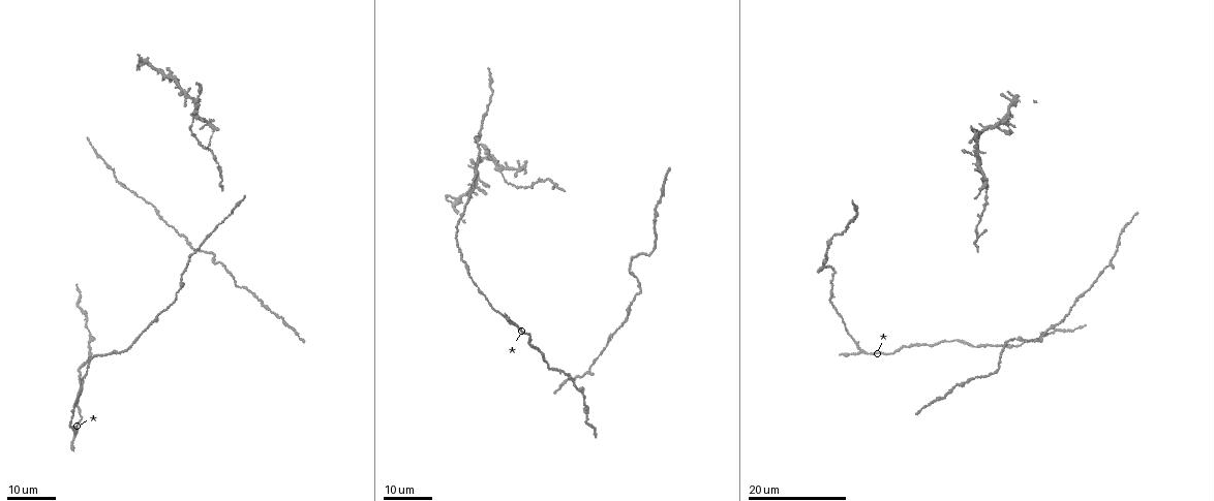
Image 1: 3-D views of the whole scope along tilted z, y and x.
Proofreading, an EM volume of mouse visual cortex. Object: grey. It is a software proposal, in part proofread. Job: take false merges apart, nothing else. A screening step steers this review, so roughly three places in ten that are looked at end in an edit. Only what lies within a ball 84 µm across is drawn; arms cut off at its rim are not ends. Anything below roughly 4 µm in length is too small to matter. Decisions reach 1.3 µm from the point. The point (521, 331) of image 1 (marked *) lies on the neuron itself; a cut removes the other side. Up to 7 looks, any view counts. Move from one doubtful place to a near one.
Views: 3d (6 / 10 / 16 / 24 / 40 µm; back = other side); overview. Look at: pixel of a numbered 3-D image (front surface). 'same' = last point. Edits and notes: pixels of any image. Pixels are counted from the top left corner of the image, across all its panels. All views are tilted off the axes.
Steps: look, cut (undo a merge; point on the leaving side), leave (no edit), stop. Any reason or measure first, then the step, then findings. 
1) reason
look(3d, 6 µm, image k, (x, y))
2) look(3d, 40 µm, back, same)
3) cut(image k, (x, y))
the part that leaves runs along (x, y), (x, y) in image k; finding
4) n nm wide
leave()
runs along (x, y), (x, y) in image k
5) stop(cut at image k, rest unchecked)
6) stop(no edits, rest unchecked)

calibre changes
look(3d, 24 µm, image 1, (132, 343))

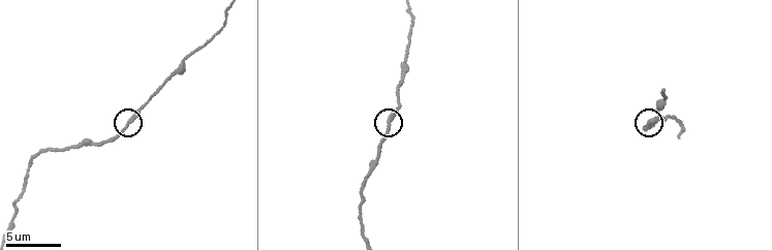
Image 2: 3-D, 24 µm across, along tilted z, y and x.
look(3d, 6 µm, image 2, (388, 126))

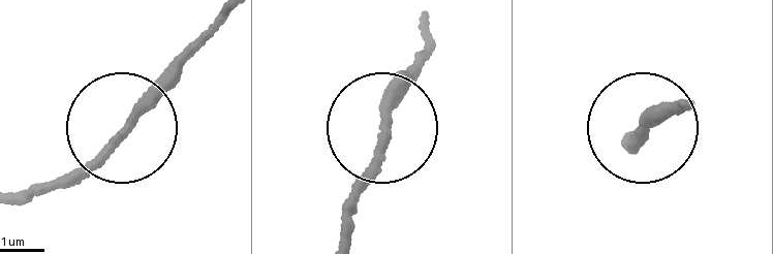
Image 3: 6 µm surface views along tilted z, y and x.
210 nm wide
leave()
one neuron here

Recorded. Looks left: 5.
sudden change in width
look(3d, 24 µm, image 1, (525, 165))

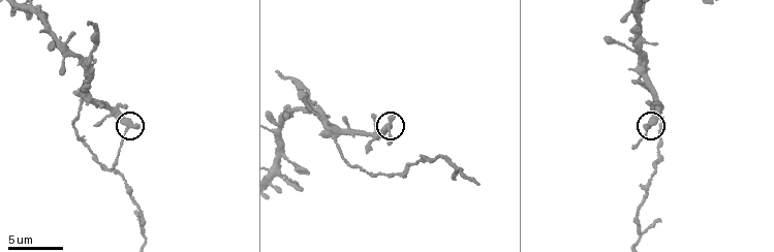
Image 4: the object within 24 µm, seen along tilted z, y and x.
look(3d, 6 µm, image 4, (126, 129))

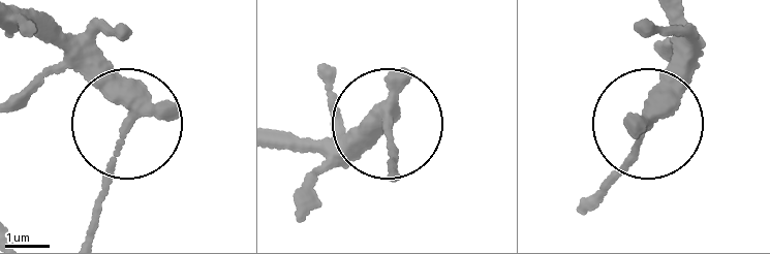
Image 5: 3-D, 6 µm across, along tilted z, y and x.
leave()
one neuron here

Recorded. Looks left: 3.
looks like a crossing
look(3d, 6 µm, image 4, (335, 133))

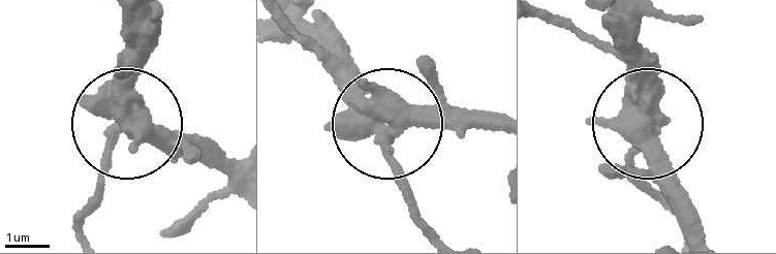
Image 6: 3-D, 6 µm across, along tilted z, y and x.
from behind
look(3d, 6 µm, back, image 6, (379, 129))

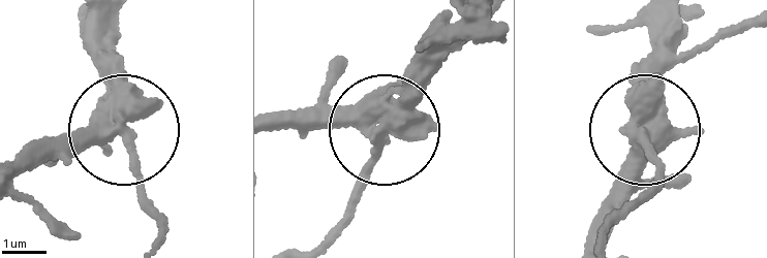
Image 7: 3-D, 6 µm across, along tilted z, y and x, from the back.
cut(image 7, (139, 183))
the part that leaves runs along (119, 127), (160, 239) in image 7; a second neuron is stuck on

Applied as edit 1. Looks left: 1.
stop(cut at image 7, rest unchecked)

